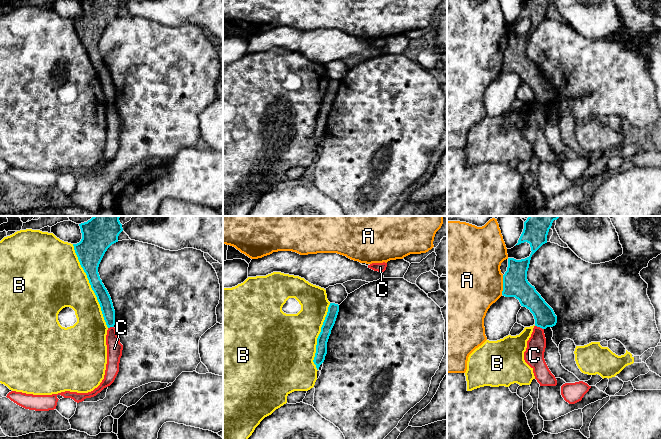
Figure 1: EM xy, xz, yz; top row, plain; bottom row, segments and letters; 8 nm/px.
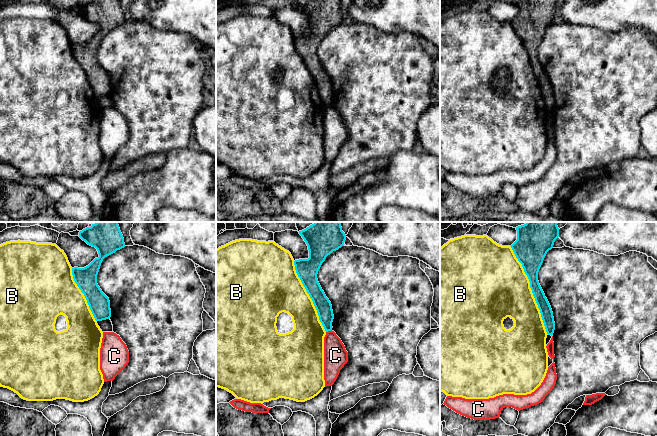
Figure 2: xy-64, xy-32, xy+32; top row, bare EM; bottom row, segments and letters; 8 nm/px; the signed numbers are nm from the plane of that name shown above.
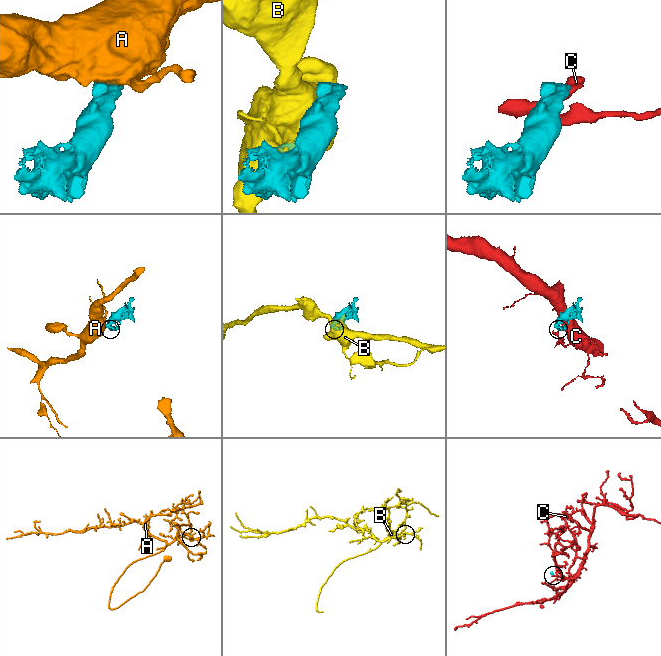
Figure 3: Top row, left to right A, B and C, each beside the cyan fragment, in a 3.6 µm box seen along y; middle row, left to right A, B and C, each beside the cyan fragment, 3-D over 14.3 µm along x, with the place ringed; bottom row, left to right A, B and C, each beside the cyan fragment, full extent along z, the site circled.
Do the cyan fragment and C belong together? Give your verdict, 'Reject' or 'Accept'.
Reject

